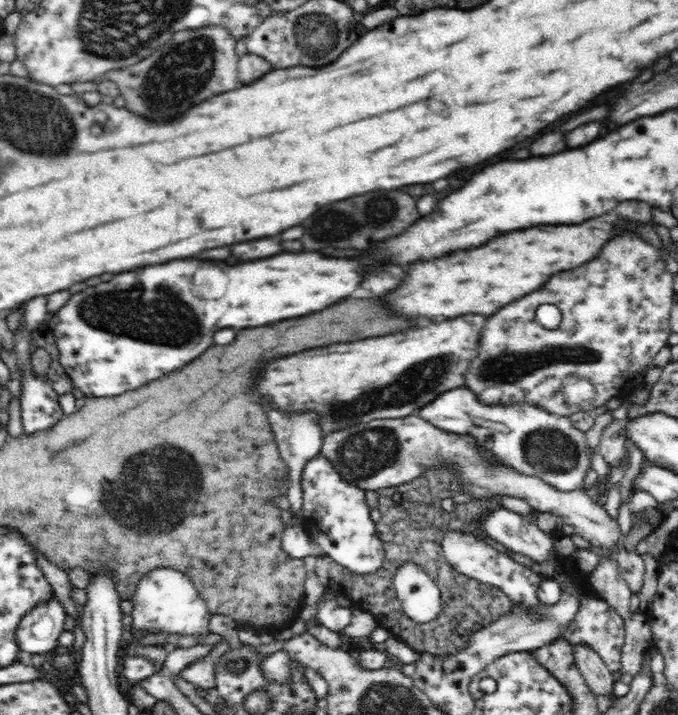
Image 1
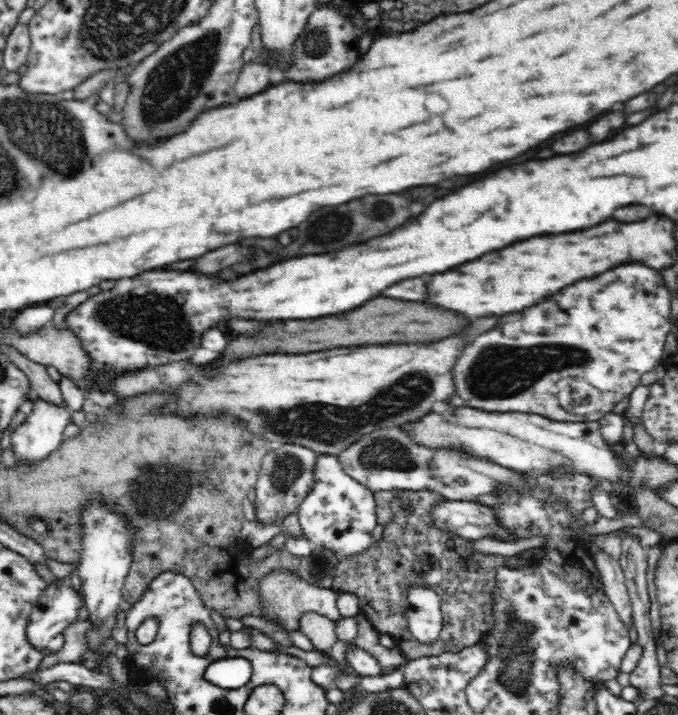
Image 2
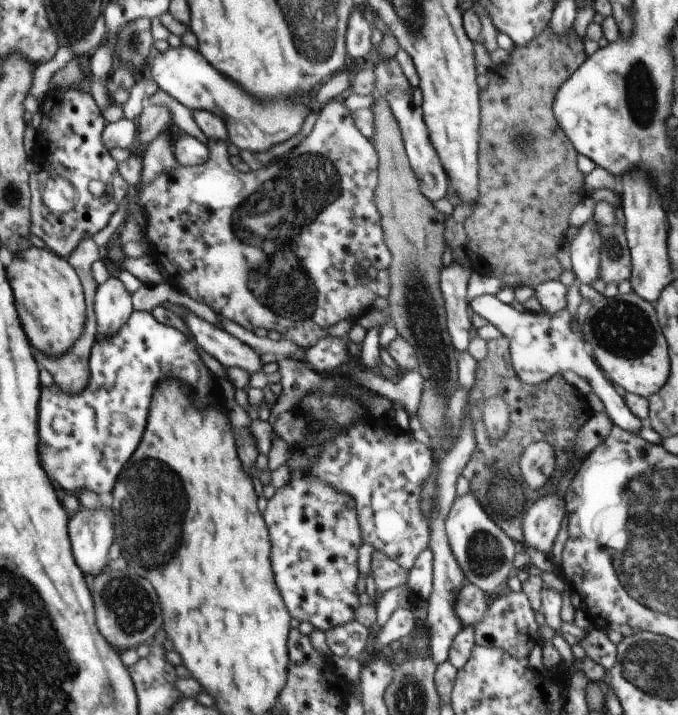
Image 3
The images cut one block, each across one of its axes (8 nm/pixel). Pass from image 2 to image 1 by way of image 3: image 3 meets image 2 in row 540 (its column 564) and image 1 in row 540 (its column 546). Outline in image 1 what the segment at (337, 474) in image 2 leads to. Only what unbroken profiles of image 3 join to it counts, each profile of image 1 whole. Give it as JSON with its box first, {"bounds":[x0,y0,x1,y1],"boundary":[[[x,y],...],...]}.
{"bounds":[301,456,386,575],"boundary":[[[316,456],[304,465],[302,474],[302,491],[304,491],[301,506],[304,527],[309,536],[321,549],[324,556],[328,556],[337,564],[344,566],[353,573],[370,575],[376,574],[386,560],[386,550],[383,542],[376,536],[376,523],[370,517],[370,506],[366,503],[365,492],[354,484],[347,484],[340,473],[336,471],[332,462],[324,456]]]}

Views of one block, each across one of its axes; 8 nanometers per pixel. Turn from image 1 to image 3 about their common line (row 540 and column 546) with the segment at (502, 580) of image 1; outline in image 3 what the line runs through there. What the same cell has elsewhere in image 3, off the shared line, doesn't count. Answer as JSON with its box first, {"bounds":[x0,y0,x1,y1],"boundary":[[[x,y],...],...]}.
{"bounds":[519,441,556,490],"boundary":[[[546,441],[529,444],[522,453],[519,465],[523,480],[530,490],[540,490],[556,468],[555,448]]]}

